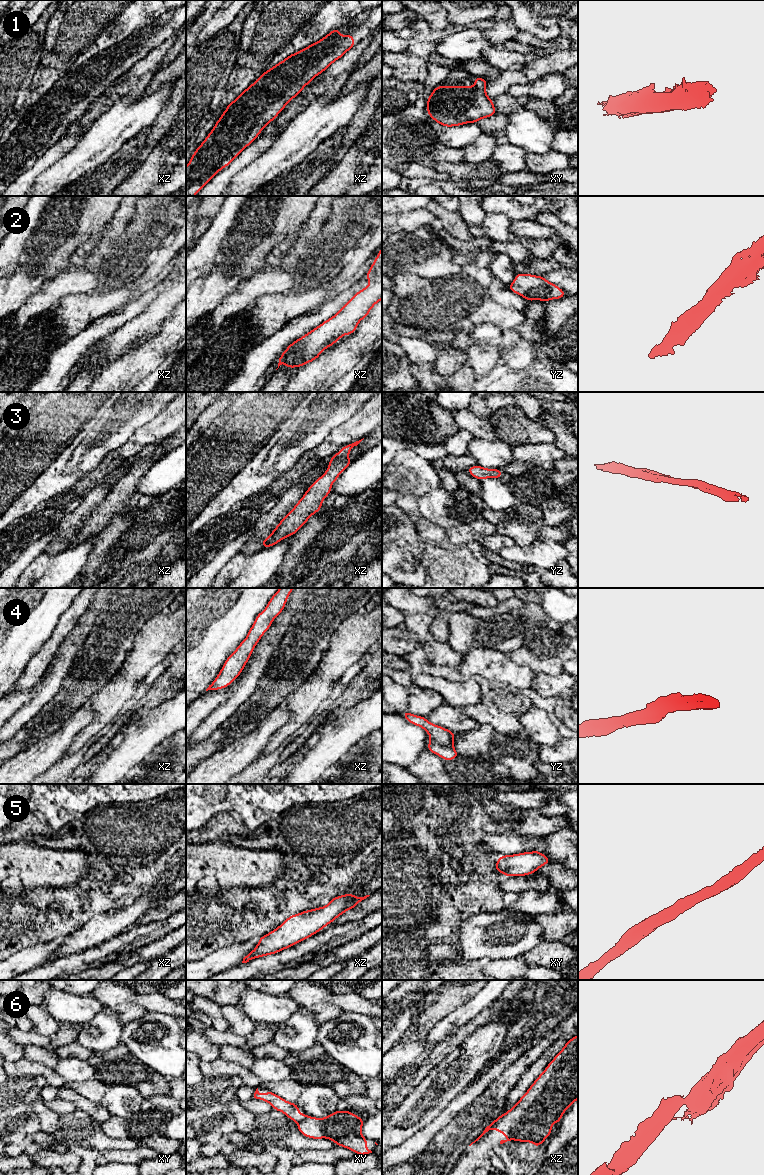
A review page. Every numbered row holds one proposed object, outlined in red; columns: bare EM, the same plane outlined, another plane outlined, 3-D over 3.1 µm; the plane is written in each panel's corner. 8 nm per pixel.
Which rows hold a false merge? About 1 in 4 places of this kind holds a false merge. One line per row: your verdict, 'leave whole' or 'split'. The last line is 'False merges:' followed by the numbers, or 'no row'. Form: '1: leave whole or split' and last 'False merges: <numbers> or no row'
1: leave whole
2: leave whole
3: leave whole
4: leave whole
5: leave whole
6: split
False merges: 6

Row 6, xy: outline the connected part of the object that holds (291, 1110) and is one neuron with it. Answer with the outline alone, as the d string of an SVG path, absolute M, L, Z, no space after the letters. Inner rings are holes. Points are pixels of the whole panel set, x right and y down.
M257 1088L254 1093L254 1098L270 1103L273 1110L284 1113L289 1119L296 1123L303 1121L307 1116L299 1112L300 1108L296 1103L288 1102L270 1090L268 1090L266 1094L260 1094Z

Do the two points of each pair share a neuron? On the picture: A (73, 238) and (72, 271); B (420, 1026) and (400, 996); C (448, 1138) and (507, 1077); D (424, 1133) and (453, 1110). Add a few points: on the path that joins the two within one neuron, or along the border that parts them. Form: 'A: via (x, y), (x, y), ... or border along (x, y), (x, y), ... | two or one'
A: border along (69, 259), (68, 264), (52, 278) | two
B: border along (425, 996), (401, 1037) | two
C: via (464, 1125), (489, 1100), (493, 1093) | one
D: via (431, 1130), (446, 1115) | one

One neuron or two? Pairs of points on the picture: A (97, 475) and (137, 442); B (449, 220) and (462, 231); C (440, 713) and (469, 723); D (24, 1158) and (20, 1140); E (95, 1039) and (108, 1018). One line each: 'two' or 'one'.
A: one
B: one
C: one
D: two
E: one

